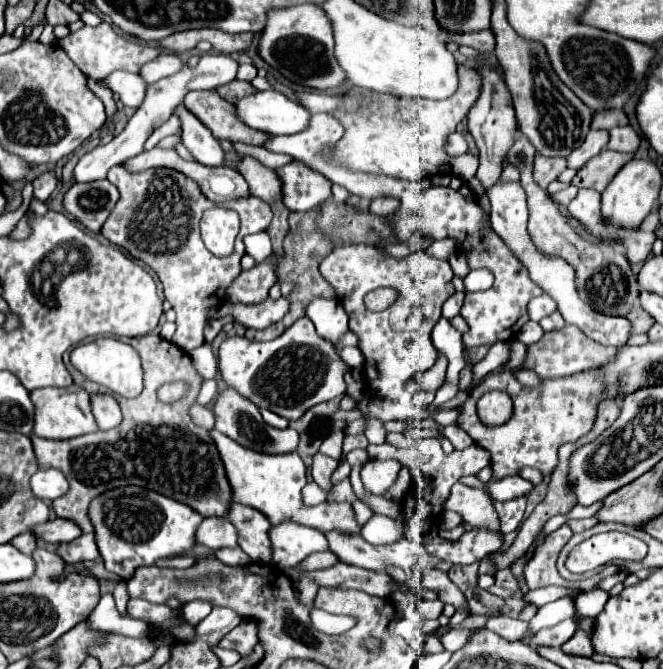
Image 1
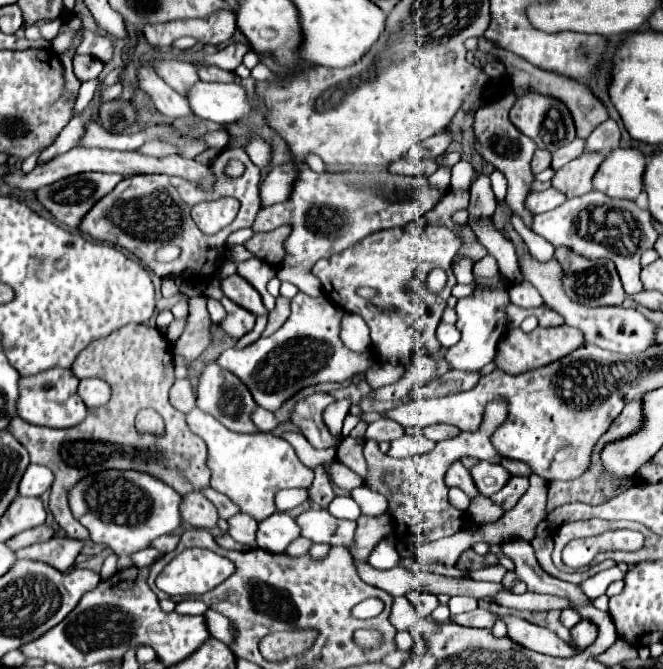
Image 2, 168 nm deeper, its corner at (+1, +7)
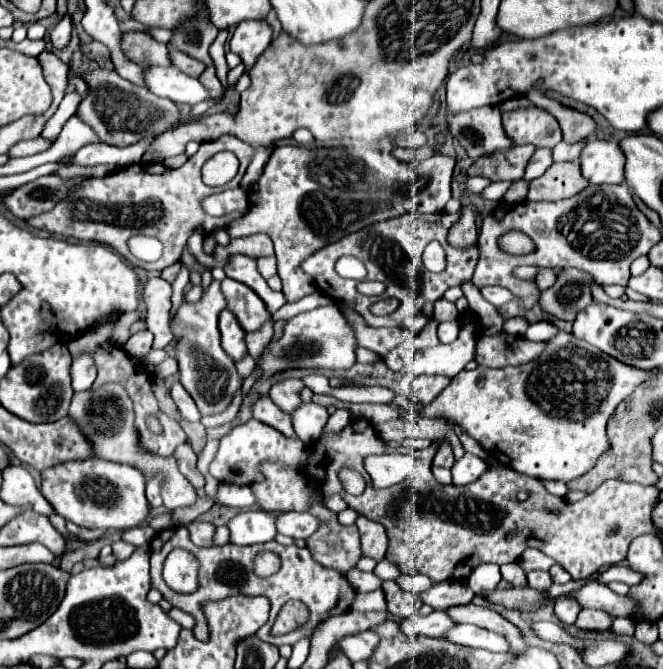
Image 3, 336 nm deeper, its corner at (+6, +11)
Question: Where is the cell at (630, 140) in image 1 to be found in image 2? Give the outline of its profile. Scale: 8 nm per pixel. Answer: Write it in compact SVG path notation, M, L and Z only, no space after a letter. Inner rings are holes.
M614 120L602 122L588 138L586 138L586 152L598 152L598 154L608 154L612 148L618 148L620 144L620 128Z

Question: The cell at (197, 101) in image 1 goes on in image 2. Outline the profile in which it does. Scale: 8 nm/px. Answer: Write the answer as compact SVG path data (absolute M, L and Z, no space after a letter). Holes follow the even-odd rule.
M154 60L152 64L154 64L156 74L168 86L172 86L176 92L180 92L182 96L186 96L188 88L198 80L196 68L192 66L192 62L184 62L184 60Z

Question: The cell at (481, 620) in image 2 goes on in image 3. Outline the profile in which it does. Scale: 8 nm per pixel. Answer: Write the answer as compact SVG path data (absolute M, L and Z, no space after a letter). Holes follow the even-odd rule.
M435 610L429 616L411 616L401 624L409 636L443 636L443 632L449 632L451 626L457 624L447 616L447 612L441 610Z

